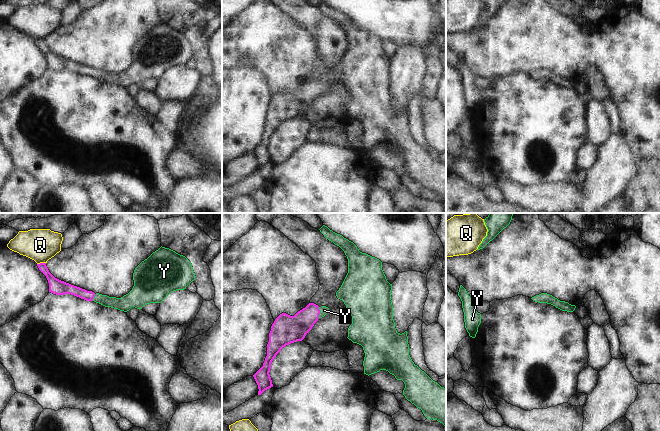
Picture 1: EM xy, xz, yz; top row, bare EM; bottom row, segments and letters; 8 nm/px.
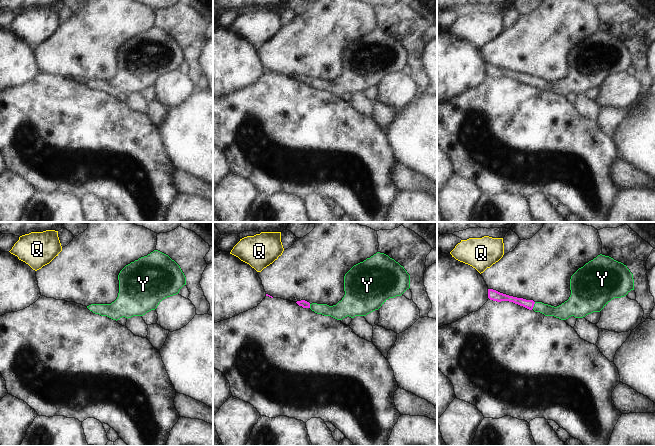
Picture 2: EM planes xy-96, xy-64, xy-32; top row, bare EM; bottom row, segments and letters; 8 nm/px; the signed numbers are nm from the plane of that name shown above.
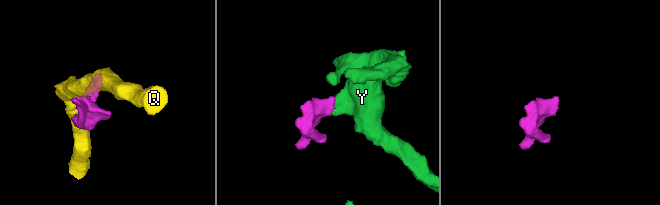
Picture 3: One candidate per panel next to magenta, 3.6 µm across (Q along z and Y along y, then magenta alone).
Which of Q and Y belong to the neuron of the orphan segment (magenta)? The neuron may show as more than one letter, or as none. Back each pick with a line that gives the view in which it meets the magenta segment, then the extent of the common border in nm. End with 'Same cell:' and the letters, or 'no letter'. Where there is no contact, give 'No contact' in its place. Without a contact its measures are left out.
Y: Touches magenta in xz. Shared border 90 nm
Same cell: Y

